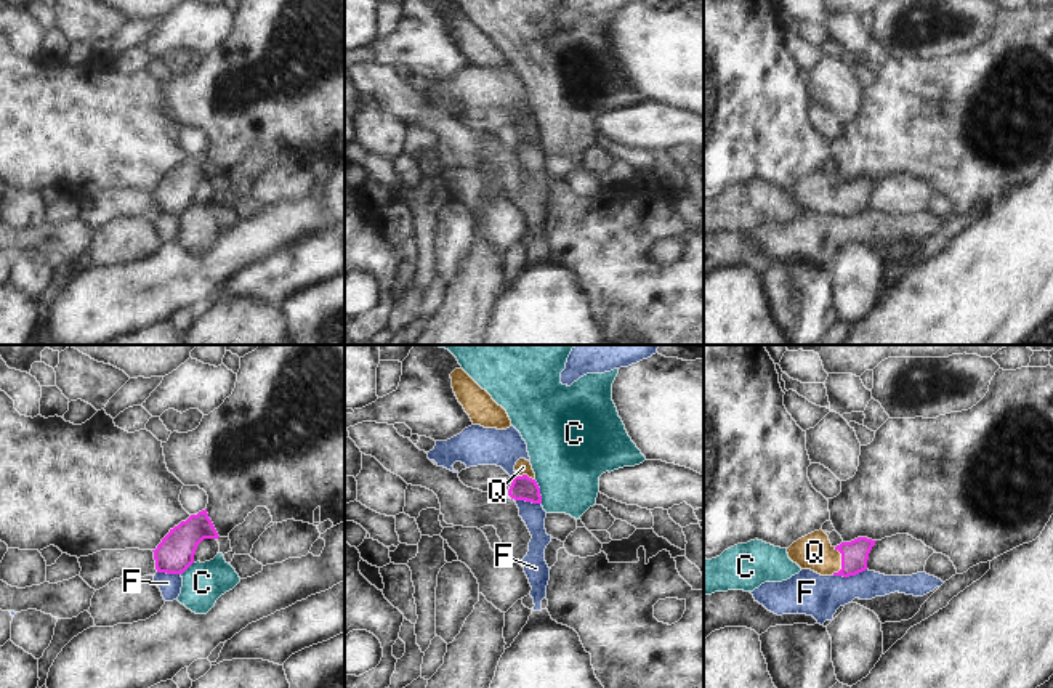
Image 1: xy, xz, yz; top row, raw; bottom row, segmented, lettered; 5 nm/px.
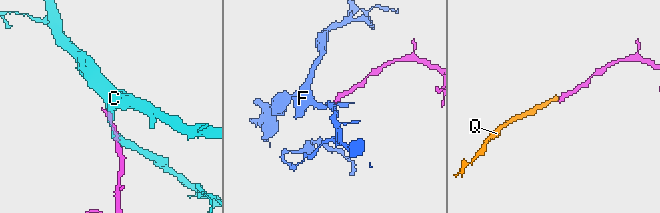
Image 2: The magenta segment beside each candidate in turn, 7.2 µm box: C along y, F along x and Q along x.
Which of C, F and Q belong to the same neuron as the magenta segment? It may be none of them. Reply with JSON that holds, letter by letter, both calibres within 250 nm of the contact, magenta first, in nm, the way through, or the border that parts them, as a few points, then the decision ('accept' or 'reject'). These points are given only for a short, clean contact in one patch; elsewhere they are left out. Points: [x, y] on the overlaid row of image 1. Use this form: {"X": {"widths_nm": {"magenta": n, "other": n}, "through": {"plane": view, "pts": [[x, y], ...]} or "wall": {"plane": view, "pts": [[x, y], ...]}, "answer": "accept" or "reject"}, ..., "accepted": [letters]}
{"C": {"widths_nm": {"magenta": 130, "other": 380}, "wall": {"plane": "xz", "pts": [[534, 480], [542, 502]]}, "answer": "reject"}, "F": {"widths_nm": {"magenta": 140, "other": 220}, "wall": {"plane": "yz", "pts": [[866, 568], [848, 576], [832, 574]]}, "answer": "reject"}, "Q": {"widths_nm": {"magenta": 140, "other": 180}, "through": {"plane": "yz", "pts": [[855, 554], [842, 560], [824, 560], [814, 552]]}, "answer": "accept"}, "accepted": ["Q"]}

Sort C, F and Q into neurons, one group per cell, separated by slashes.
C / F / Q

